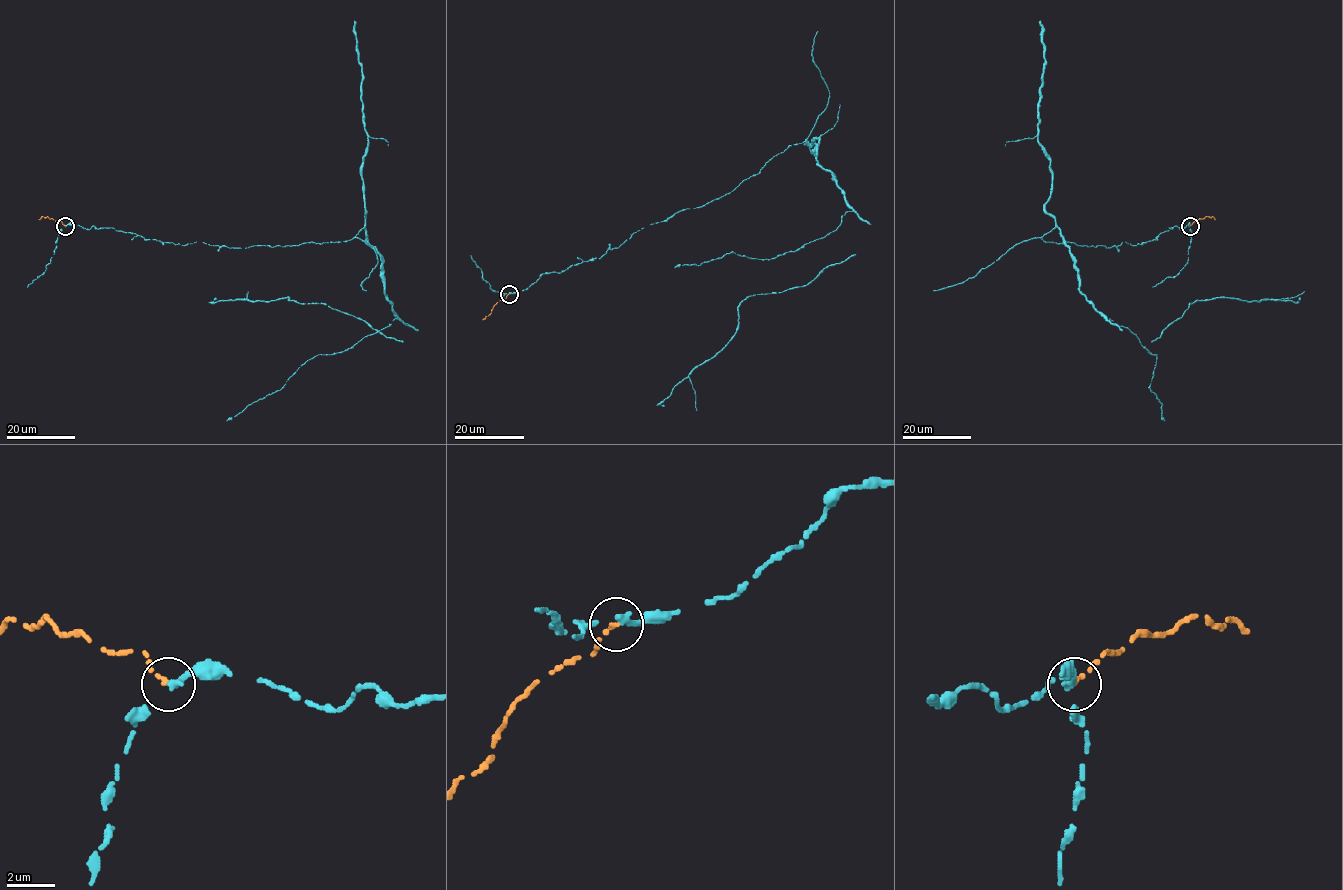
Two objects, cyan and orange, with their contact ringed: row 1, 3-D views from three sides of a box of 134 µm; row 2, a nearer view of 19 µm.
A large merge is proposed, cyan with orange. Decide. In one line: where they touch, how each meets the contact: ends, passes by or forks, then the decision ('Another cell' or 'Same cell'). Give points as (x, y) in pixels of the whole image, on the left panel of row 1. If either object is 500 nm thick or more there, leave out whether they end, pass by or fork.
Place: (65, 226). At the ring cyan ends. At the ring orange ends. Another cell

